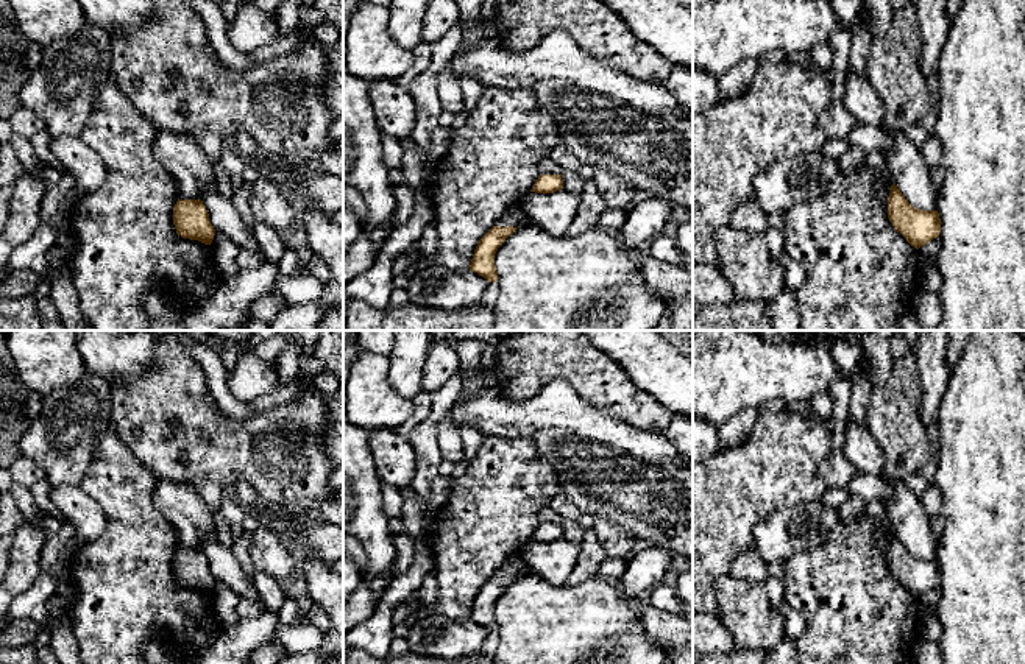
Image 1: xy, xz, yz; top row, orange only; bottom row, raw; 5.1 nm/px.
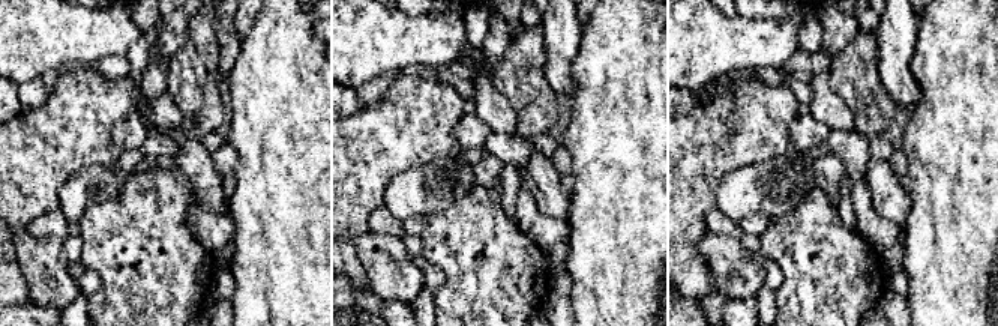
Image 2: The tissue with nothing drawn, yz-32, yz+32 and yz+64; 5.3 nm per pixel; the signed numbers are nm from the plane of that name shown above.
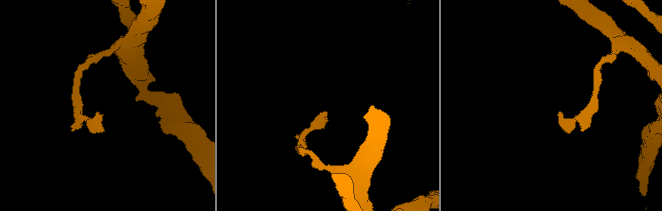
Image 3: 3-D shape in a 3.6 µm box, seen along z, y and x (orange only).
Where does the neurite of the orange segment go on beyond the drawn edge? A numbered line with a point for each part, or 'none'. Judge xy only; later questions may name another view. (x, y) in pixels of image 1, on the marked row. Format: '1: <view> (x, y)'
none

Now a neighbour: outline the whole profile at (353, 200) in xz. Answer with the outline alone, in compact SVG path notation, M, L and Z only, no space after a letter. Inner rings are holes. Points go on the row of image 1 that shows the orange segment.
M343 184L343 203L345 207L359 217L359 220L365 220L367 206L357 189Z

